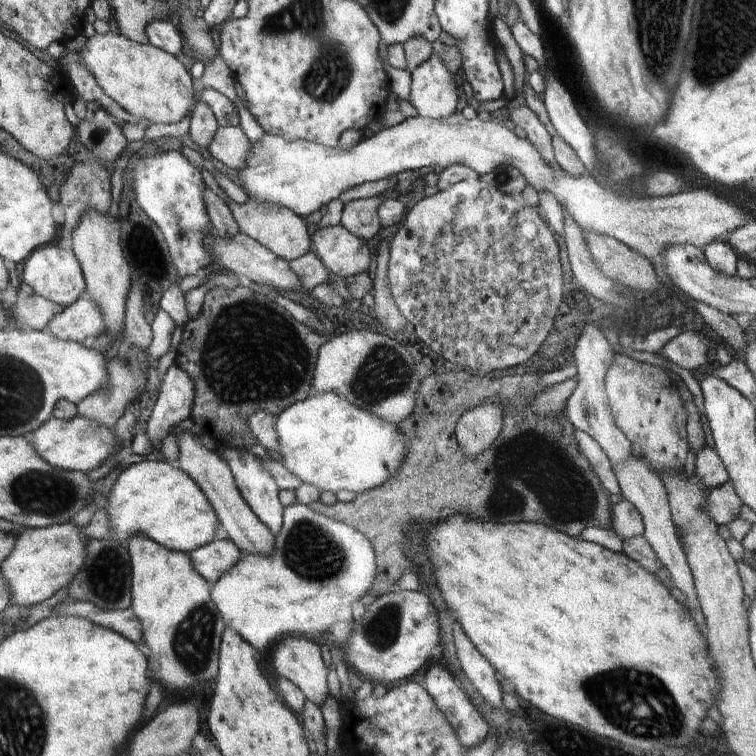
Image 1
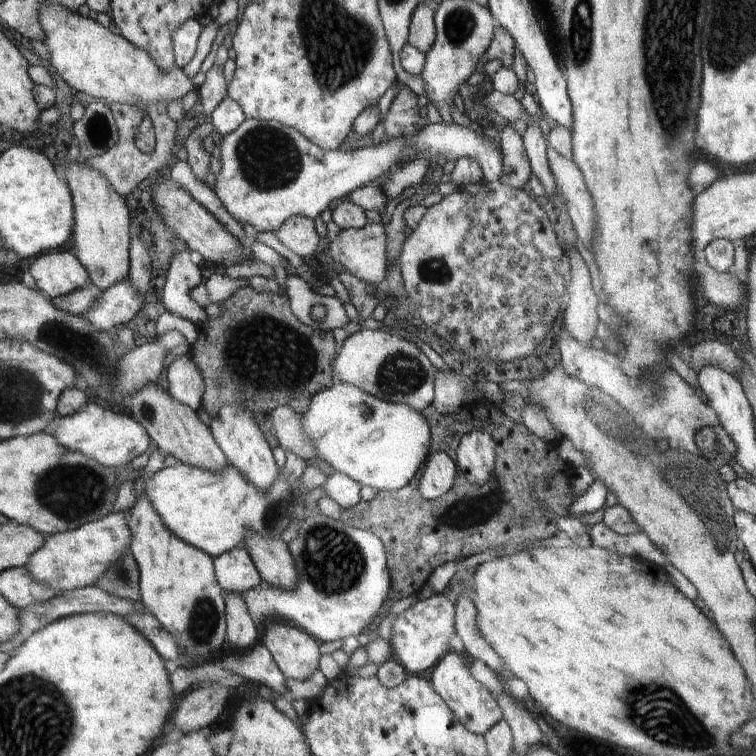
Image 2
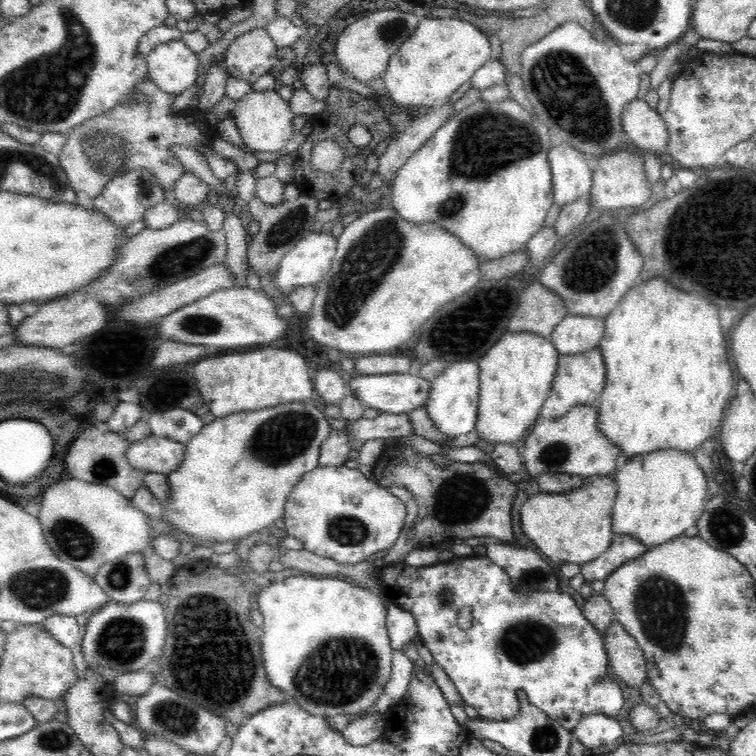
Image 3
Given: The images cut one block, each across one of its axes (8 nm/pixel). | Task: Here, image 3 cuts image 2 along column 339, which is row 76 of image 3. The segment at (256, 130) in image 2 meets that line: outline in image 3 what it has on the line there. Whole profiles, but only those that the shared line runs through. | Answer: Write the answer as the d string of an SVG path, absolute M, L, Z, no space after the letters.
M182 39L155 46L145 59L149 77L168 94L182 94L198 80L198 56Z

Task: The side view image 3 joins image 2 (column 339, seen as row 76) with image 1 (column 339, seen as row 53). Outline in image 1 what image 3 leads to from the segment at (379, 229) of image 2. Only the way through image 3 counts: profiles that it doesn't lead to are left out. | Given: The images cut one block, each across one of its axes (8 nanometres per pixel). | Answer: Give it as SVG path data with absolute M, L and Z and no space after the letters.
M342 225L315 228L310 240L325 267L342 278L368 273L371 262L375 261L368 240L354 236Z

